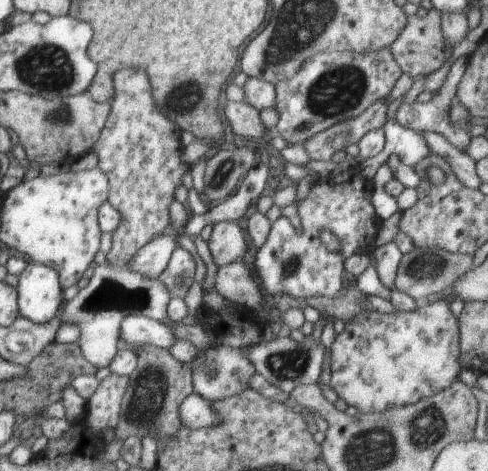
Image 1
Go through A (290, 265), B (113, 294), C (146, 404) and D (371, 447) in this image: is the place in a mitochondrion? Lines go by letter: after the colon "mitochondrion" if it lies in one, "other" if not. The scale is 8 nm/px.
A: mitochondrion
B: mitochondrion
C: mitochondrion
D: mitochondrion

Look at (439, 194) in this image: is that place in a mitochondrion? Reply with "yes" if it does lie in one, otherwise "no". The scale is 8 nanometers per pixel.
no

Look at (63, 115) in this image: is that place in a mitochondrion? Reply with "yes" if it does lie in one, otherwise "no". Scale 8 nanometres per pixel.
yes

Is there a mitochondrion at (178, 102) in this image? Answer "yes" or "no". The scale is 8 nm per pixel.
yes

